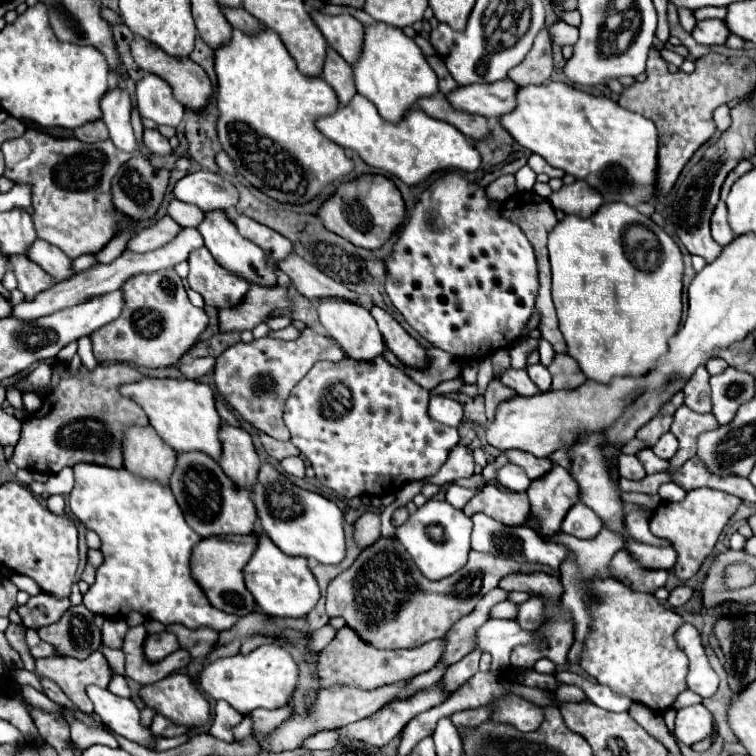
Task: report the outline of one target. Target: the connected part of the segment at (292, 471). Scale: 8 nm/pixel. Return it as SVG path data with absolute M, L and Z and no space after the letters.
M292 456L292 458L284 458L282 462L282 468L288 476L294 476L294 478L304 478L306 474L306 466L304 466L304 460L300 456Z

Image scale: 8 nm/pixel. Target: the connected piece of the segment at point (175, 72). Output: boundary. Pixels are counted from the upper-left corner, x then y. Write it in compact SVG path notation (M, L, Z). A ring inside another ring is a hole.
M134 38L132 44L130 44L130 50L132 50L132 56L134 56L136 64L144 72L152 72L152 74L158 74L160 78L164 78L172 86L176 100L180 100L184 106L200 108L208 102L208 98L212 94L212 84L210 84L206 72L202 72L202 68L198 64L194 64L188 58L172 58L166 52L162 52L156 44L150 44L148 40L142 40L142 38Z

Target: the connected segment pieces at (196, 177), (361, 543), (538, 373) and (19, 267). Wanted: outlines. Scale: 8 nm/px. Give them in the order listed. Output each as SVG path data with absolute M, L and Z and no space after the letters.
M208 170L188 172L182 180L176 182L174 196L180 202L196 204L204 212L210 210L228 212L238 204L238 190L234 188L234 184L228 178Z
M366 512L354 524L354 542L360 550L368 548L374 540L380 538L380 516Z
M532 364L526 368L526 372L540 390L550 390L550 372L542 364Z
M10 256L10 268L18 278L18 290L24 292L26 300L34 300L38 292L54 286L52 278L26 256Z

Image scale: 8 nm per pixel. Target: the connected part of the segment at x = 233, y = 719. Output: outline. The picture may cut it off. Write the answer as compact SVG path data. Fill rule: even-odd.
M218 702L216 708L214 708L214 724L212 724L210 734L218 736L218 738L222 738L226 742L230 742L232 740L232 728L238 726L242 722L242 718L244 716L240 716L226 702Z

